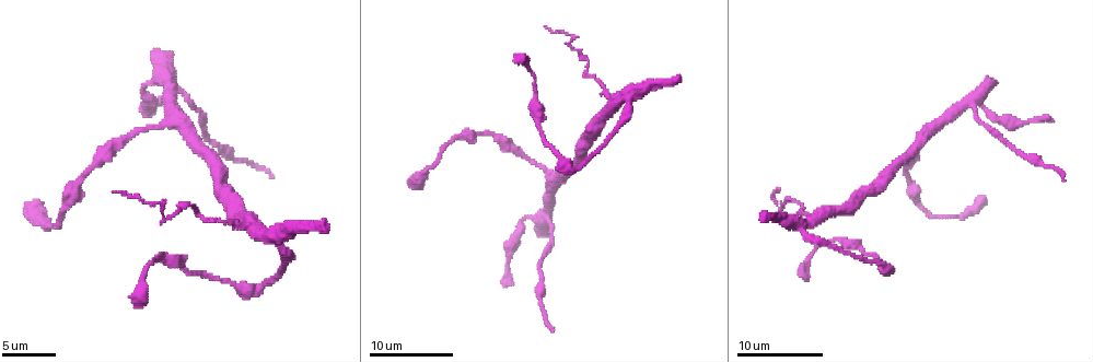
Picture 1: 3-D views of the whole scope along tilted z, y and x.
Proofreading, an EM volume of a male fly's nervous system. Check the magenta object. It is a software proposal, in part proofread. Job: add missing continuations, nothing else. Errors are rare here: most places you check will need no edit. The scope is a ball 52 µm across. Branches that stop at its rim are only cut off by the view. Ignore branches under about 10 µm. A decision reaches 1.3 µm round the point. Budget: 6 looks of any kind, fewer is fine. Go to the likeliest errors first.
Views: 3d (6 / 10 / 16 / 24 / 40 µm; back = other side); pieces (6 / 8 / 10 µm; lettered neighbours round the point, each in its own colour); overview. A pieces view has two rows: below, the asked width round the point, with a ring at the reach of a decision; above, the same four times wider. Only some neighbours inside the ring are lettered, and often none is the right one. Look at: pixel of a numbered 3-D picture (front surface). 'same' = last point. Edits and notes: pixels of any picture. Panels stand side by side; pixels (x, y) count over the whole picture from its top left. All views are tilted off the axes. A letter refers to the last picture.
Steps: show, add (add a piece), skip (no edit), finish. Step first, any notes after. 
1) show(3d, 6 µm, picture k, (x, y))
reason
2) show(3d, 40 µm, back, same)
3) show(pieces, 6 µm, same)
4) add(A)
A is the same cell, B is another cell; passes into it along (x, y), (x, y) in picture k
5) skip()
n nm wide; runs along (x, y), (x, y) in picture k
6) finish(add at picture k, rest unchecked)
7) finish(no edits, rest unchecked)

show(pieces, 6 µm, picture 1, (807, 280))
branch stops here

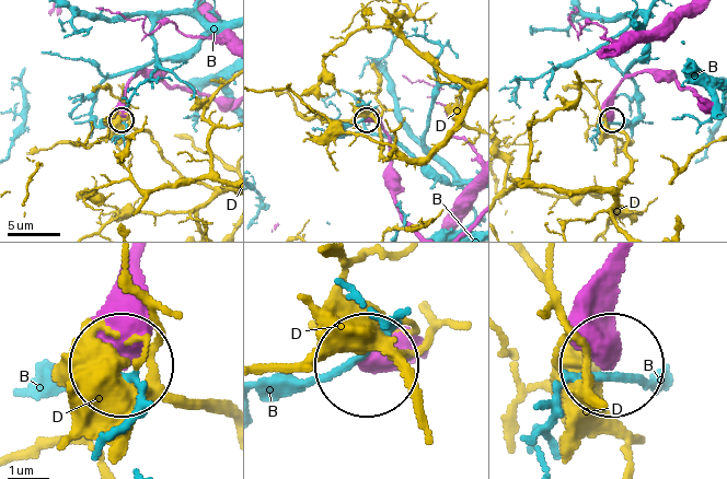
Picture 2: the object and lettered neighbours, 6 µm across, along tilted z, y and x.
skip()
B and D are other cells; runs along (623, 263), (613, 363) in picture 2; none of them fits

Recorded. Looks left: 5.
show(3d, 10 µm, picture 1, (544, 27))
an open end

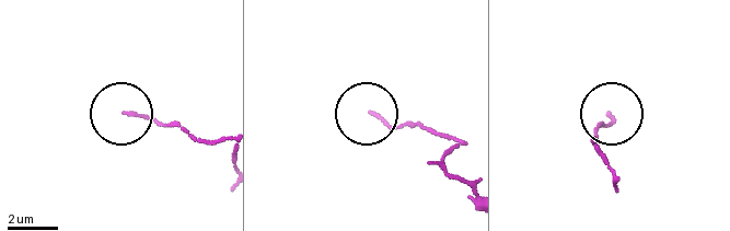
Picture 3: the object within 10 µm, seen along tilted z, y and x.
show(pieces, 10 µm, picture 3, (370, 115))

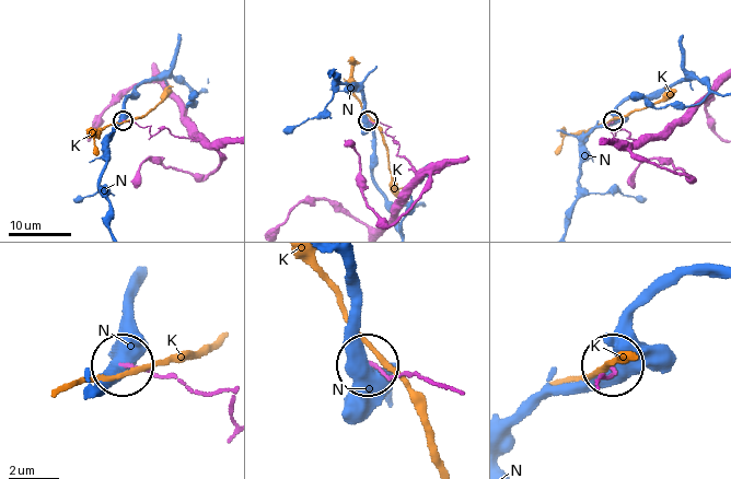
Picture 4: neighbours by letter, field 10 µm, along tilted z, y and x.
skip()
110 nm wide; K and N are other cells; runs along (221, 393), (187, 389), (127, 365) in picture 4; none of them fits

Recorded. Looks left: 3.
show(3d, 6 µm, picture 1, (410, 188))
branch stops here

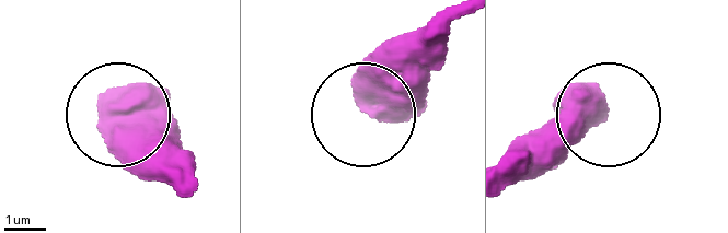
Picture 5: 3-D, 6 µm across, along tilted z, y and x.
show(pieces, 8 µm, picture 5, (363, 101))

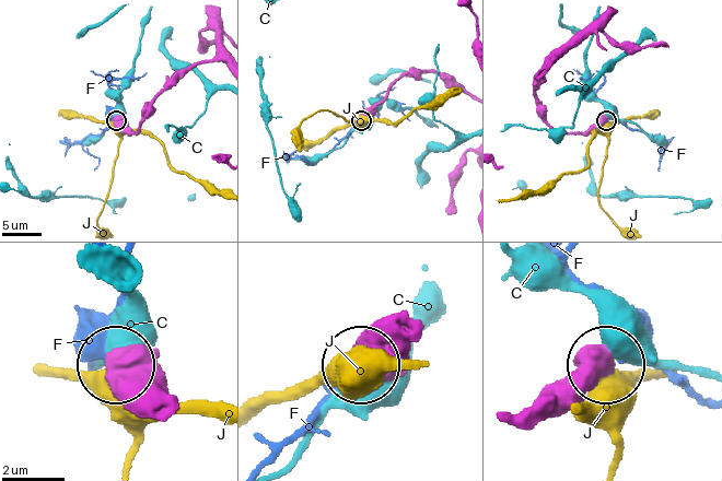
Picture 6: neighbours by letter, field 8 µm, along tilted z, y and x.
skip()
C, F and J are other cells; no lettered piece goes on from it

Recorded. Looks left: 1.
finish(no edits, rest unchecked)

